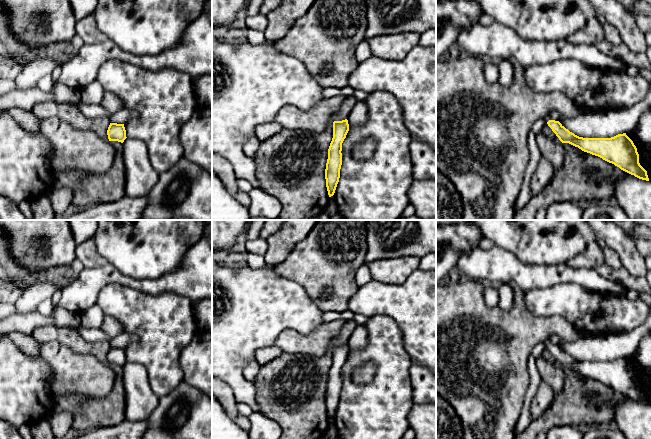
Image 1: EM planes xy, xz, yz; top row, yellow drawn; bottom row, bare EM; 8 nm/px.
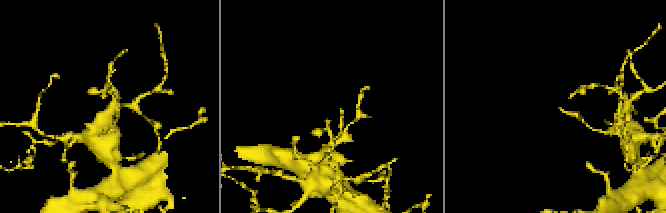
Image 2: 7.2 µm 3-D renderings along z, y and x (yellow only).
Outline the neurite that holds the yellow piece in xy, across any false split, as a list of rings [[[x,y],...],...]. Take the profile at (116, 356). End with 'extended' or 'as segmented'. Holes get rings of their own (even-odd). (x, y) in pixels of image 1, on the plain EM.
[[[57,340],[40,343],[40,352],[43,360],[46,361],[54,370],[54,379],[52,384],[54,395],[76,394],[86,395],[89,397],[106,398],[111,392],[115,382],[115,372],[111,366],[118,365],[123,367],[127,362],[124,348],[110,347],[107,354],[108,363],[104,364],[94,355],[78,352],[72,347],[65,345]]]; extended

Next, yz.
[[[549,344],[547,348],[560,365],[550,363],[542,356],[536,358],[536,365],[542,382],[550,385],[555,393],[563,390],[564,368],[569,367],[614,388],[639,403],[649,405],[647,395],[639,387],[637,372],[626,357],[611,362],[583,362],[570,356],[559,345]]]; extended

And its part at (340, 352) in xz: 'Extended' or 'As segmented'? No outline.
Extended

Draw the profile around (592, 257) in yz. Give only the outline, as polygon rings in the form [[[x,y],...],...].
[[[593,241],[582,253],[575,255],[566,264],[574,268],[595,269],[604,263],[603,249],[600,248],[597,241]]]

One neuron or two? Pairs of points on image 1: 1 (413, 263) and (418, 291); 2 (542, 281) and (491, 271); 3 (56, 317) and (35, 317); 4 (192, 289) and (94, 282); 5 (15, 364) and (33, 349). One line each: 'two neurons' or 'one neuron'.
1: two neurons
2: one neuron
3: one neuron
4: one neuron
5: two neurons

